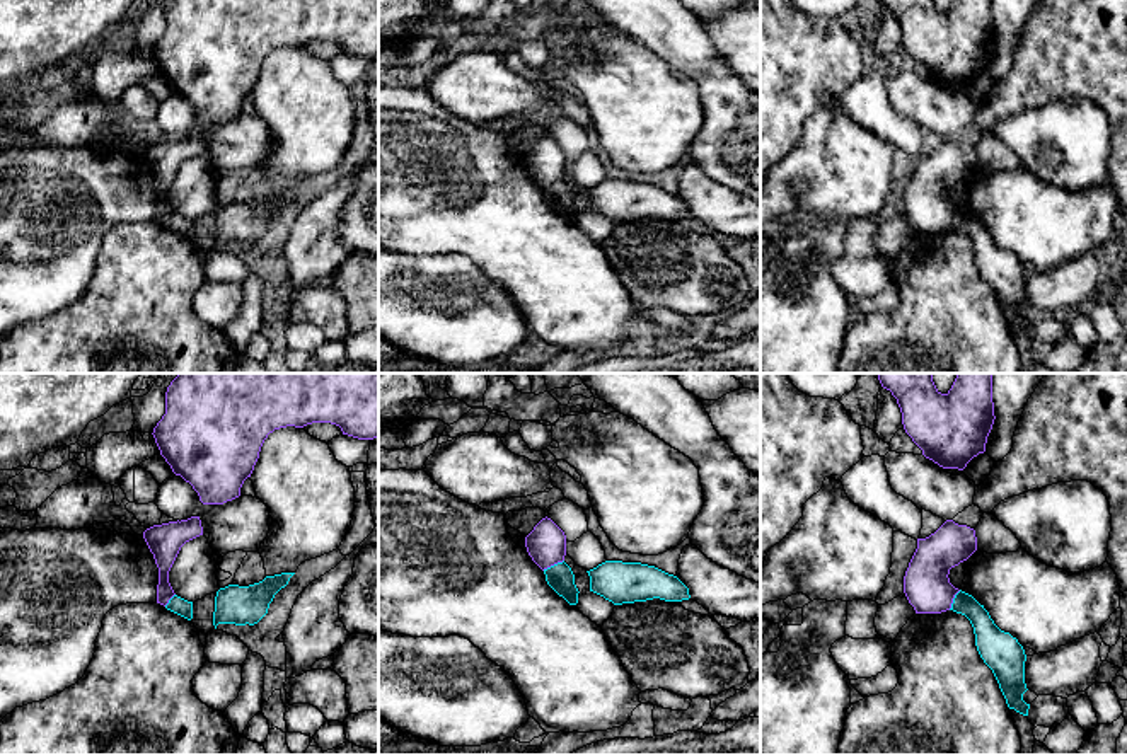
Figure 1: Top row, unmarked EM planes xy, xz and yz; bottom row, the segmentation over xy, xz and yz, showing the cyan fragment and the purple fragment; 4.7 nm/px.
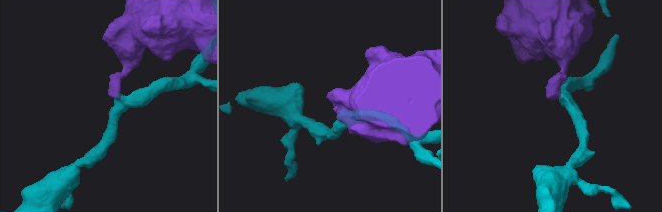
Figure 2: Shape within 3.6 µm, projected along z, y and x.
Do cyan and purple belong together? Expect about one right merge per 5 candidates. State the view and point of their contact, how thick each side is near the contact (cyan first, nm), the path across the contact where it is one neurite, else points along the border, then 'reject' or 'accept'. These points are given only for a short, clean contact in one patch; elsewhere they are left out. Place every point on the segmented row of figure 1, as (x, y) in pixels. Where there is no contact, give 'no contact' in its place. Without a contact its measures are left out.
meets cyan in xz at (554, 564); 130 nm thick on the cyan side, 190 nm on the other; border along xz (563, 559), (543, 570); reject

